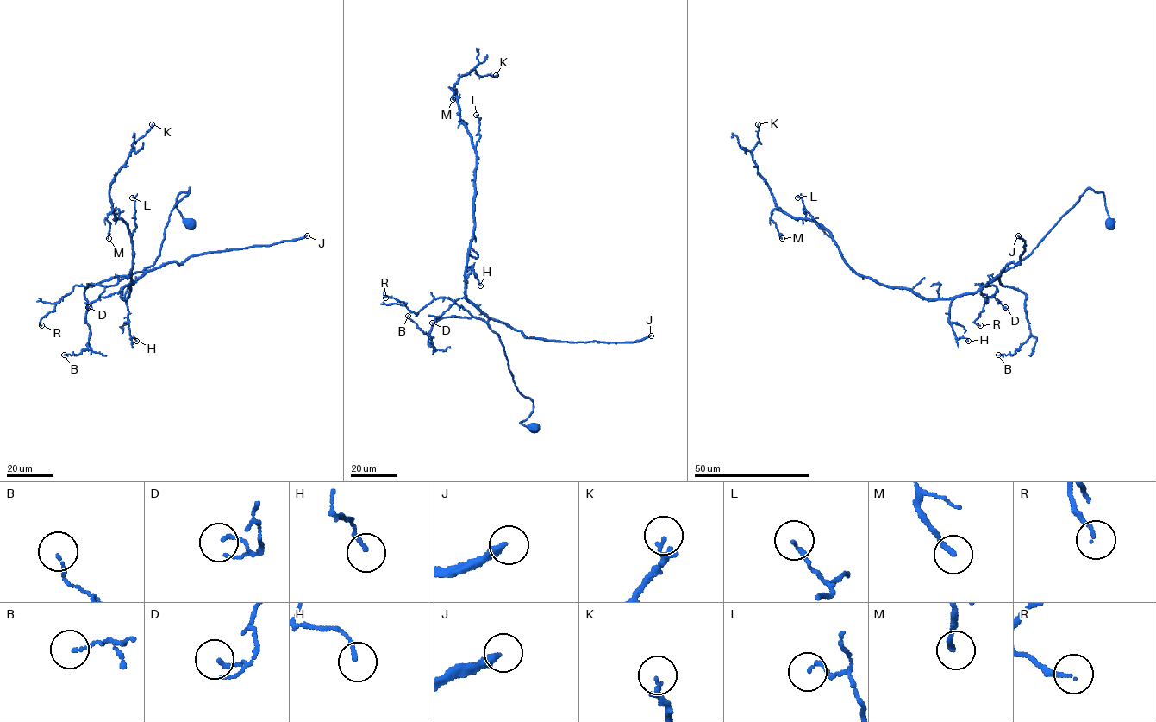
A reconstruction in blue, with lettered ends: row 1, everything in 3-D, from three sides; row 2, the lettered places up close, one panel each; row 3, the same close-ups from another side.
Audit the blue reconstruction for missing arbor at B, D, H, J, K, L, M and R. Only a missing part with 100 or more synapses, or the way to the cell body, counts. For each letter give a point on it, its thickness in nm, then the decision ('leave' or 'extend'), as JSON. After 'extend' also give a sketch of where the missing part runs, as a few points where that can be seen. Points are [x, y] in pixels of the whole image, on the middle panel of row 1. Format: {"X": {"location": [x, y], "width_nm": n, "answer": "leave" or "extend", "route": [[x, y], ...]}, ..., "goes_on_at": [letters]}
{"B": {"location": [408, 316], "width_nm": 100, "answer": "leave"}, "D": {"location": [432, 323], "width_nm": 110, "answer": "leave"}, "H": {"location": [480, 285], "width_nm": 140, "answer": "leave"}, "J": {"location": [651, 335], "width_nm": 280, "answer": "extend"}, "K": {"location": [496, 75], "width_nm": 110, "answer": "leave"}, "L": {"location": [476, 115], "width_nm": 130, "answer": "leave"}, "M": {"location": [453, 99], "width_nm": 200, "answer": "leave"}, "R": {"location": [385, 298], "width_nm": 140, "answer": "leave"}, "goes_on_at": ["J"]}

